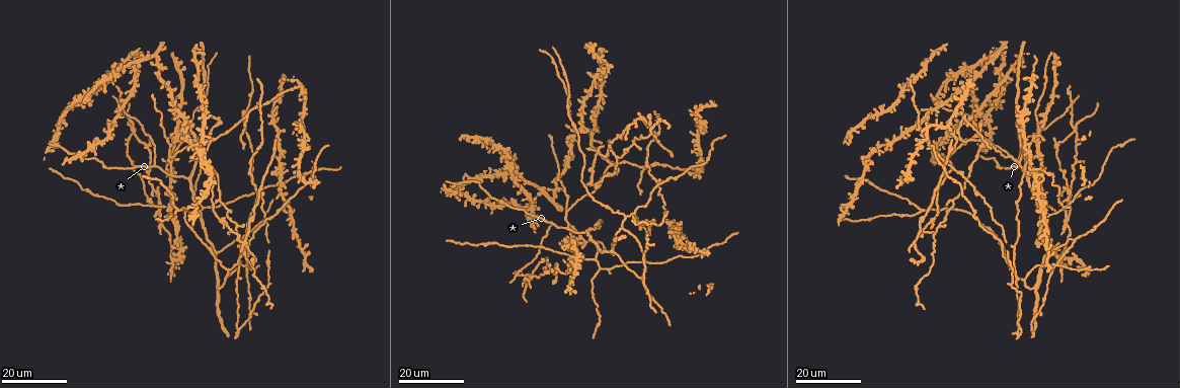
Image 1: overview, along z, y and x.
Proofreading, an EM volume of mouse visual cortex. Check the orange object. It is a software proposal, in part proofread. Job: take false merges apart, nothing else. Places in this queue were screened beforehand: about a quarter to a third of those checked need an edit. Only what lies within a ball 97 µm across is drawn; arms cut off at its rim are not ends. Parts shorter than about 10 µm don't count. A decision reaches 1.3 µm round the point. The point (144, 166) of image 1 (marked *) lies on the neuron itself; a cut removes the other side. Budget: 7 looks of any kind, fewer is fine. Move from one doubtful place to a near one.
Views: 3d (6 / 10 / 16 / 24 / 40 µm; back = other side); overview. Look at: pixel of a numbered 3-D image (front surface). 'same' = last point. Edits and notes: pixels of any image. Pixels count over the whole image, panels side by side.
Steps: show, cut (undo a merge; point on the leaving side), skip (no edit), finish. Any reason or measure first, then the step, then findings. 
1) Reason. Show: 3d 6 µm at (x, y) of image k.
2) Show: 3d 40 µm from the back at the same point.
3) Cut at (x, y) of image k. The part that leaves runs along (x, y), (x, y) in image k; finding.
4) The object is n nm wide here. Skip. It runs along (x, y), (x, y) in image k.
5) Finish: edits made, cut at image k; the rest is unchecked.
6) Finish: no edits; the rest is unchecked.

Three-way junction. Show: 3d 24 µm at (1074, 242) of image 1.

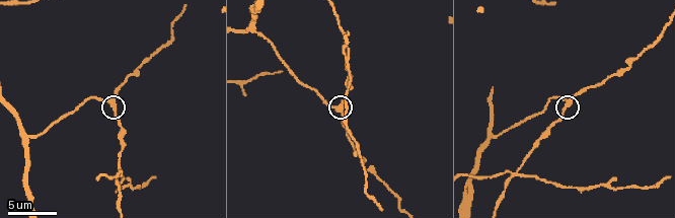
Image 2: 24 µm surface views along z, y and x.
Show: 3d 6 µm at (570, 101) of image 2.

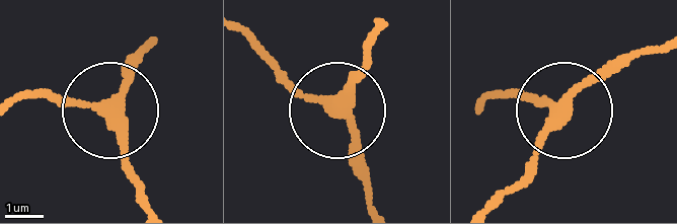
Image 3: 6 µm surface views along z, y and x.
The object is 300 nm wide here. Skip. It runs along (480, 106), (528, 97), (563, 106), (631, 52) in image 3; all the same neuron.

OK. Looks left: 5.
Side arm on a straight run. Show: 3d 24 µm at (1014, 265) of image 1.

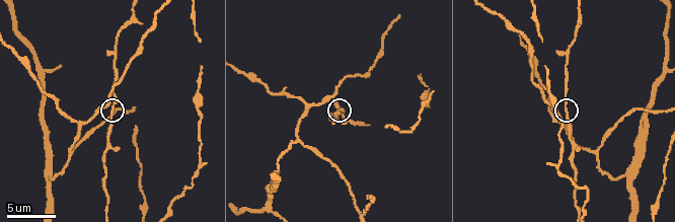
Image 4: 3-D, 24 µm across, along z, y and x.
Show: 3d 10 µm at (564, 108) of image 4.

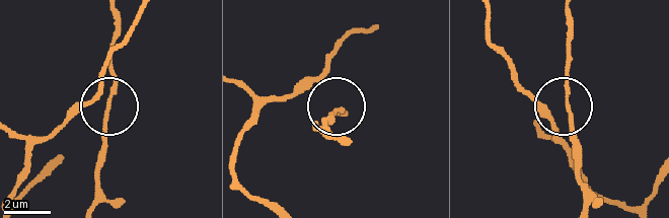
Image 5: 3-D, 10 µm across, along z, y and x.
3 arms meet here. Skip. It runs along (611, 203), (586, 179), (549, 110), (565, 97), (565, 48) in image 5; one neuron here.

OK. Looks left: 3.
A fork. Show: 3d 16 µm at (922, 212) of image 1.

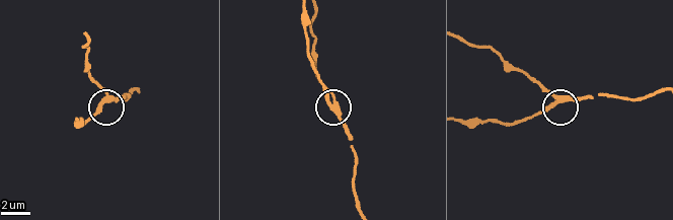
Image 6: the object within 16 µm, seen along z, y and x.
Show: 3d 6 µm at (555, 97) of image 6.

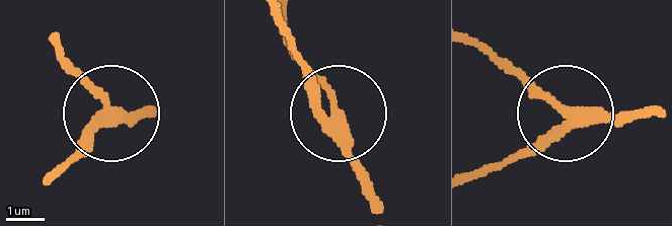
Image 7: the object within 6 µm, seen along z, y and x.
The object is 280 nm wide here. Skip. It runs along (653, 107), (569, 114), (501, 169) in image 7; one neuron here.

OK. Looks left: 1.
Finish: no edits; the rest is unchecked.

